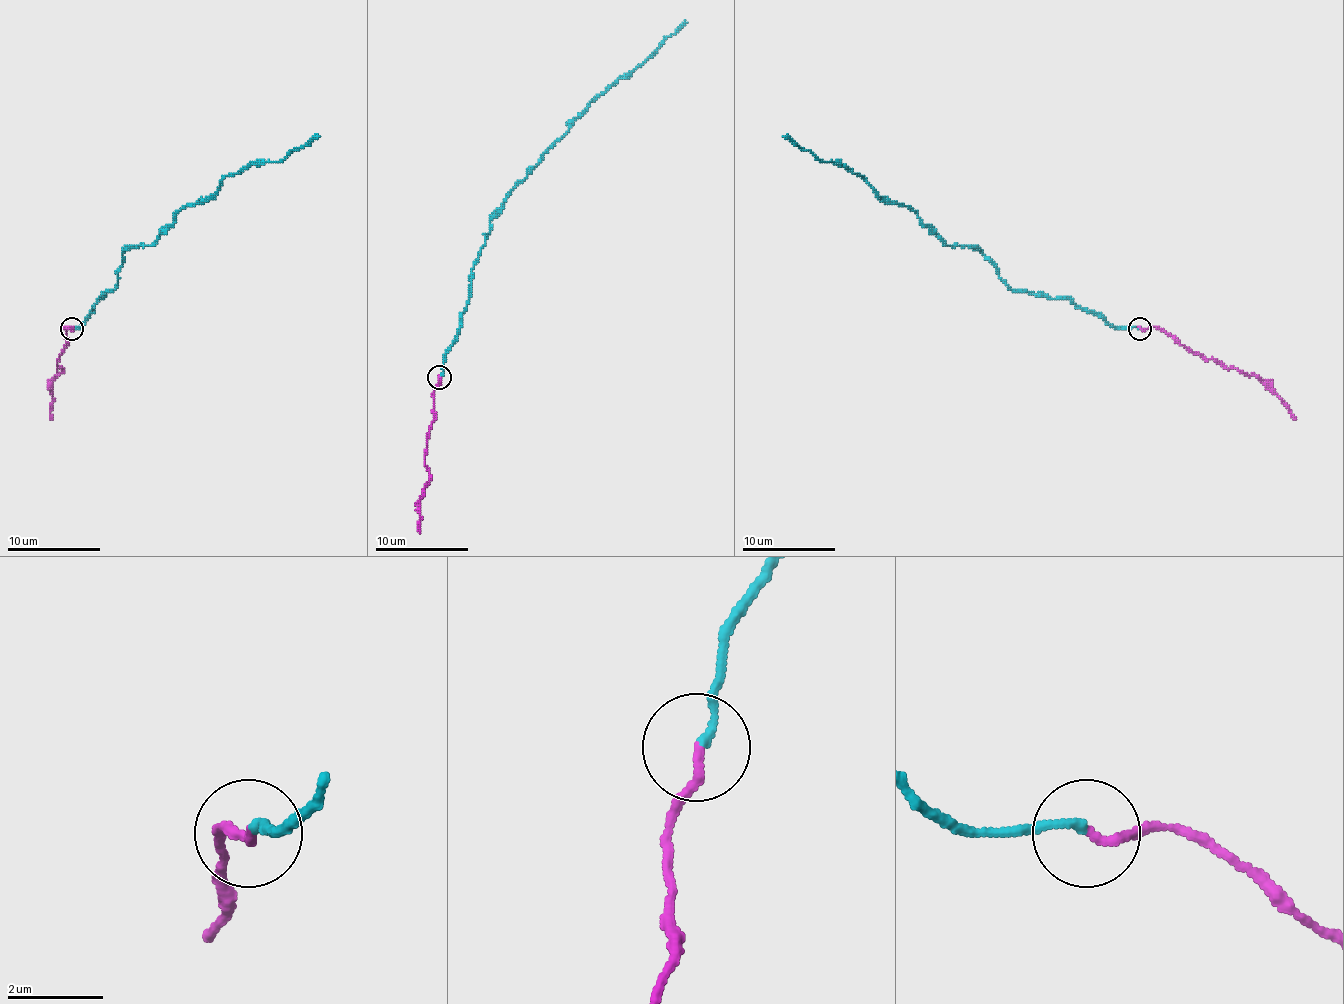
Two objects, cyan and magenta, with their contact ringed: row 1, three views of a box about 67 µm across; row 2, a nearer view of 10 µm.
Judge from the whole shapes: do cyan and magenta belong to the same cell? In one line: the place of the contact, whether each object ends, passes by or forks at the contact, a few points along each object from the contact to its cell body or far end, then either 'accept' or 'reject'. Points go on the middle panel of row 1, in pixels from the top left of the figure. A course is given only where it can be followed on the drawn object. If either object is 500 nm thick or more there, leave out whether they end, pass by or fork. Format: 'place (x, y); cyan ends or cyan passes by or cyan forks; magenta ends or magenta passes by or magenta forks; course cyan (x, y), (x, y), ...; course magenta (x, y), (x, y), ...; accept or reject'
place (439, 377); cyan ends; magenta ends; course cyan (441, 378), (478, 252), (503, 199), (594, 99), (626, 78), (685, 20); course magenta (438, 378), (424, 459), (429, 480), (420, 501), (420, 533); accept

